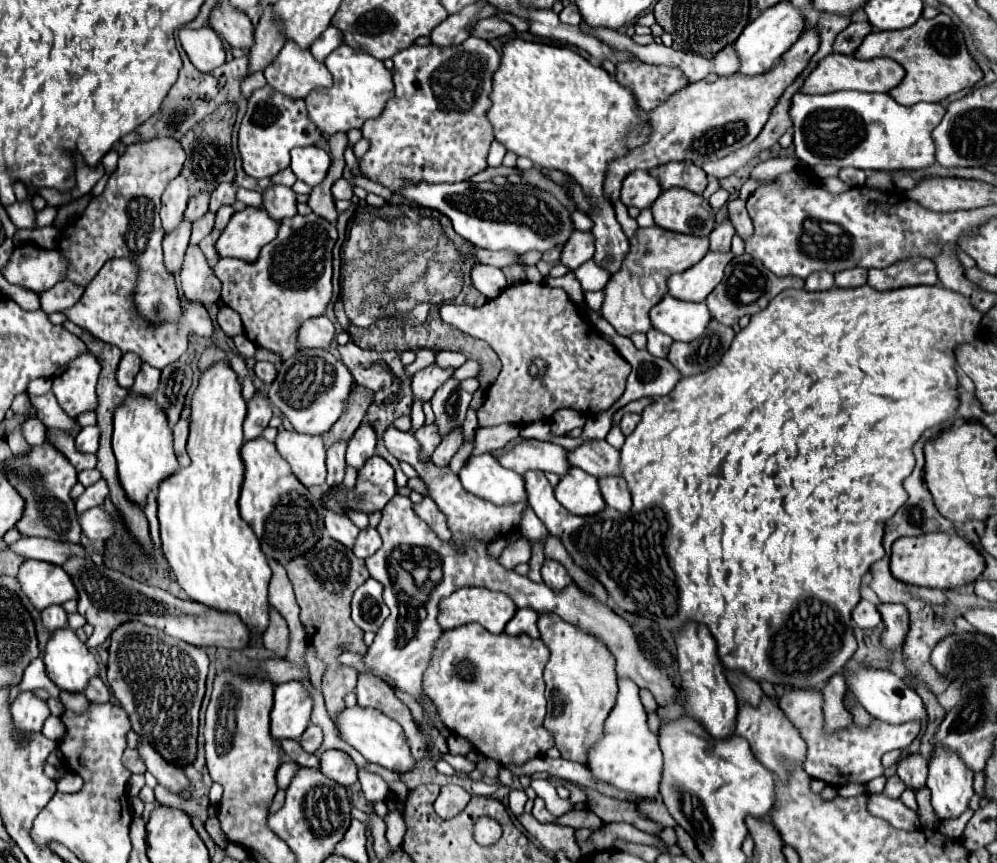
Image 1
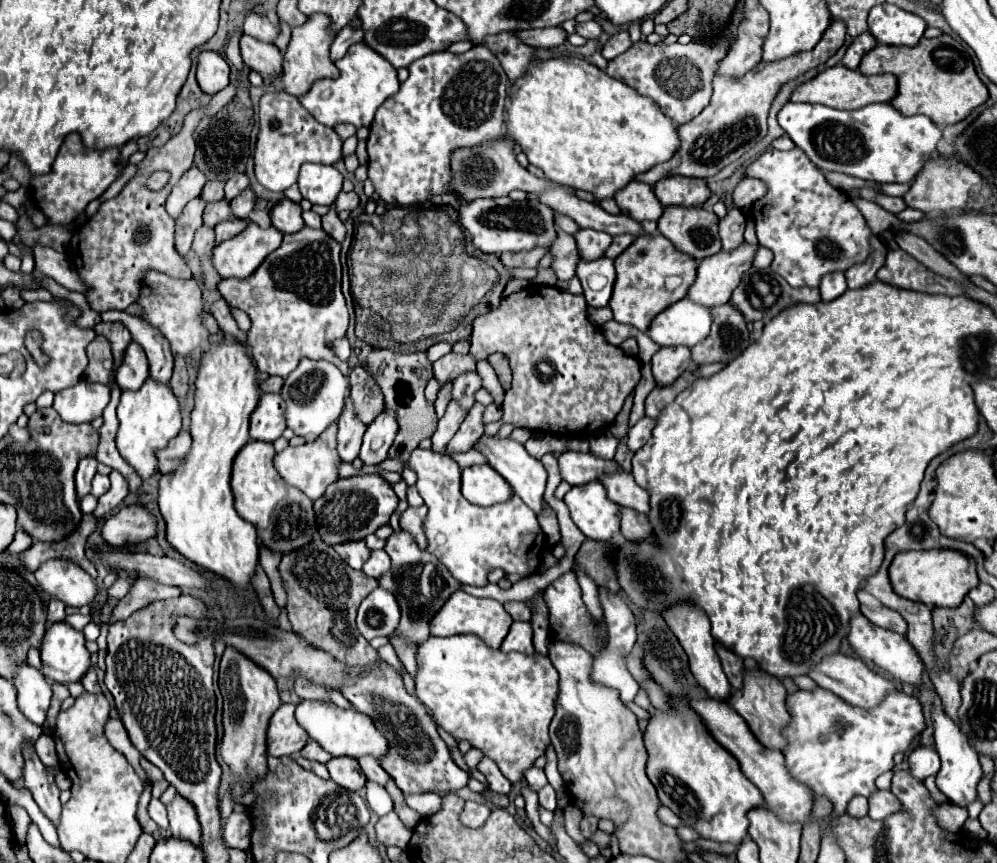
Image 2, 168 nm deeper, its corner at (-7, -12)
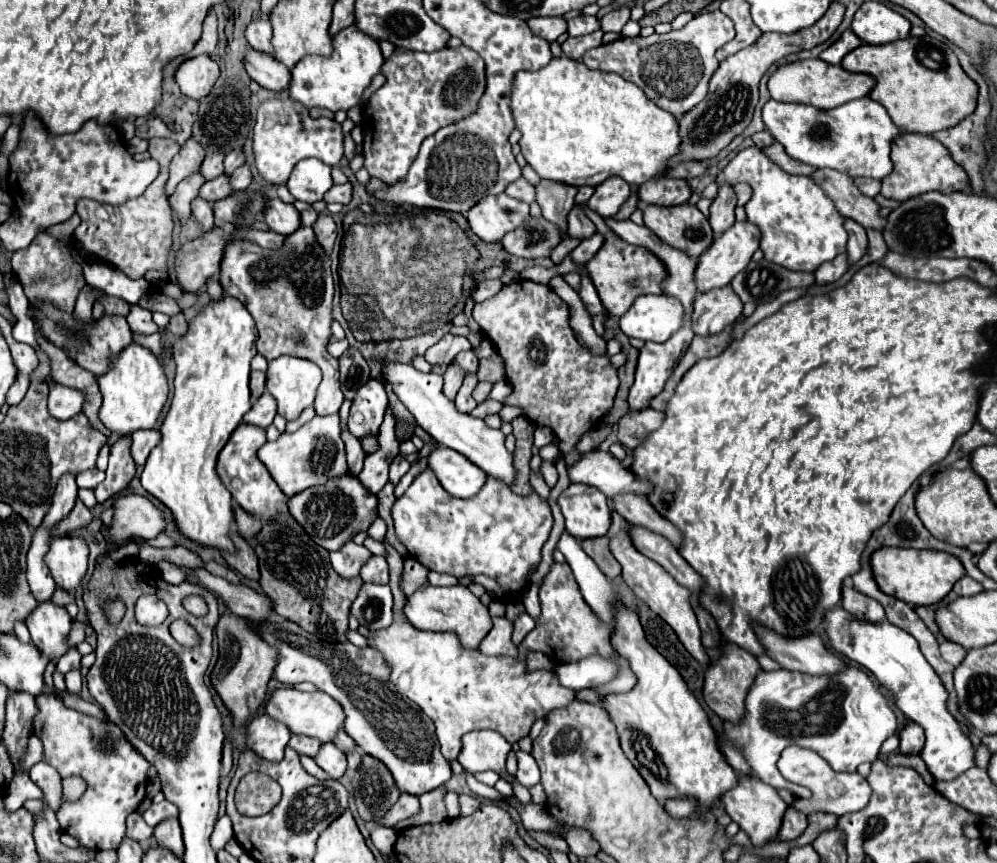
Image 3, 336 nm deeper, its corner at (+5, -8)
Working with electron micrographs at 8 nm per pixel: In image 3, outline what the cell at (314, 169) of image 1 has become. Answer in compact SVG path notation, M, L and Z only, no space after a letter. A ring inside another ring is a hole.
M316 158L300 160L300 164L294 166L286 186L296 200L302 200L308 204L322 200L322 196L332 188L330 166L326 166Z

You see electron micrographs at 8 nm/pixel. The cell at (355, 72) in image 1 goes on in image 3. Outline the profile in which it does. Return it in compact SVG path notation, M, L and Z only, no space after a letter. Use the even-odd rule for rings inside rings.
M356 26L338 32L332 42L334 50L330 58L308 56L308 60L300 60L292 68L292 80L288 88L288 96L294 102L300 102L304 108L326 108L332 112L344 110L348 112L354 106L360 106L364 90L370 86L372 78L382 70L384 58L380 46L370 36L364 36Z

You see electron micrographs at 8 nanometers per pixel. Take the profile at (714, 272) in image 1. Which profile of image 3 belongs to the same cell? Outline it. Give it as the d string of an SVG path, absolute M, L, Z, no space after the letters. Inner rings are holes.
M734 222L732 228L728 228L724 234L716 236L712 246L702 252L698 256L698 262L696 262L696 270L694 270L694 282L696 282L696 288L698 288L698 294L704 294L704 292L710 292L714 288L724 288L730 284L730 280L748 266L752 254L756 252L758 248L758 242L760 242L760 232L754 224L748 224L748 222Z

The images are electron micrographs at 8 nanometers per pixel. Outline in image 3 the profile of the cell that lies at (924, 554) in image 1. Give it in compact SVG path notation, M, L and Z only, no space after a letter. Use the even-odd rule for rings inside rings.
M880 548L872 554L872 572L874 580L884 594L900 598L912 606L930 606L938 604L952 586L964 576L962 562L938 550L914 550L914 548Z

